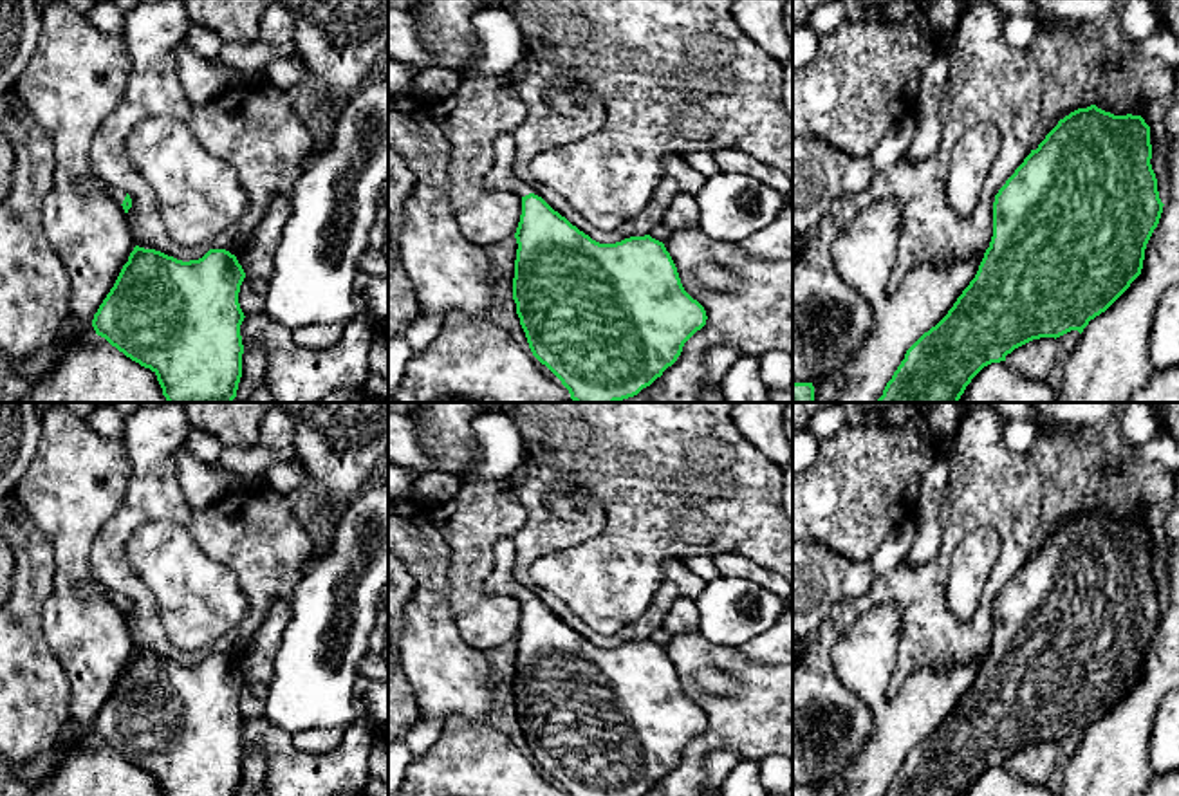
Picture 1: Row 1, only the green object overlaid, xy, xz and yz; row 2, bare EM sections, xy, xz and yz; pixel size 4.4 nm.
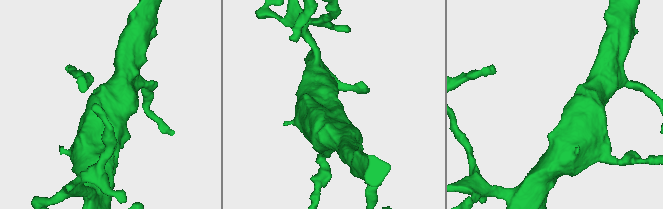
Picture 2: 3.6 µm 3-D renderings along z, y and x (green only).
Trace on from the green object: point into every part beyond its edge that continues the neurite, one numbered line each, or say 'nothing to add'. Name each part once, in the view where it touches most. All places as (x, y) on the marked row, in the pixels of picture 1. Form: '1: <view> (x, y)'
1: xy (92, 183)

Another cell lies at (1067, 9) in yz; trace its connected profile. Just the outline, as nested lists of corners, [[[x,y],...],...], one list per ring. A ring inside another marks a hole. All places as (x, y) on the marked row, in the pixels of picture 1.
[[[1035,0],[1035,22],[1044,27],[1053,18],[1071,22],[1103,22],[1114,16],[1119,0]]]

